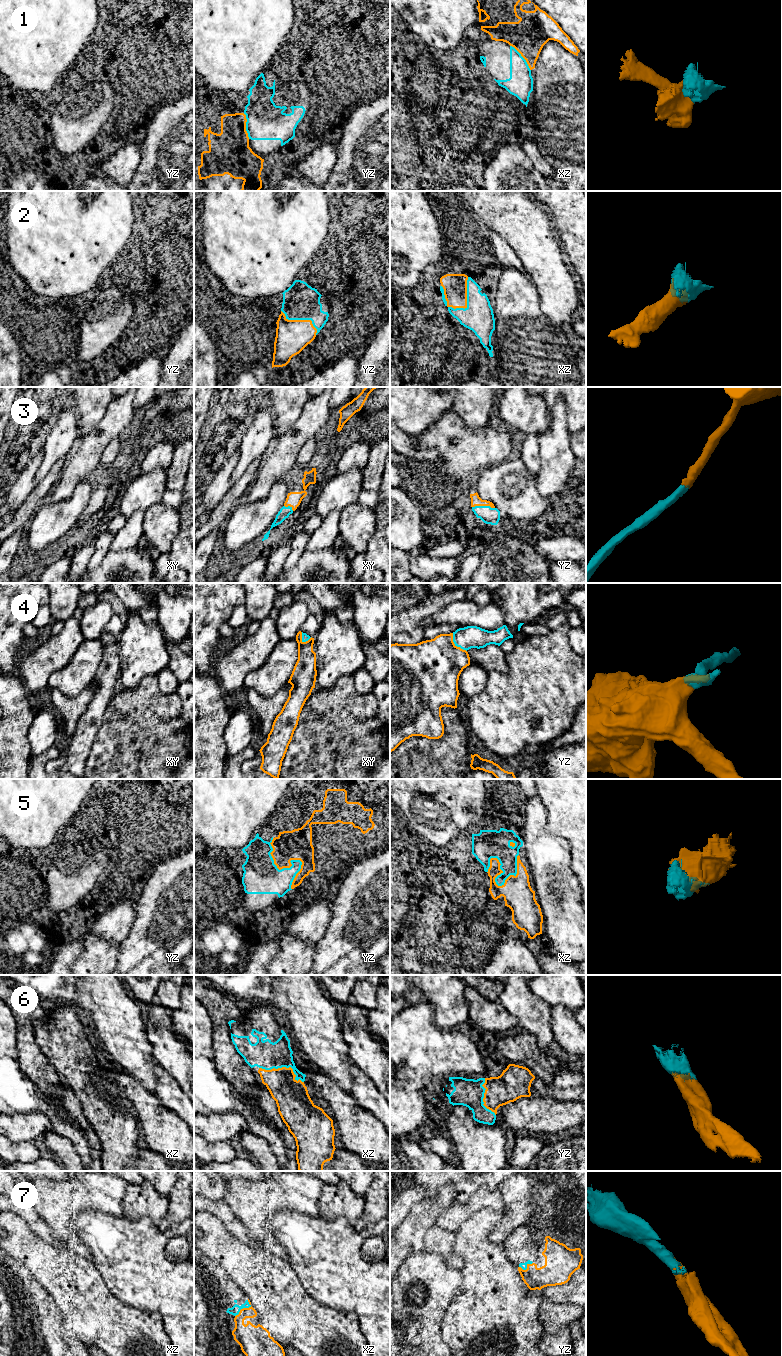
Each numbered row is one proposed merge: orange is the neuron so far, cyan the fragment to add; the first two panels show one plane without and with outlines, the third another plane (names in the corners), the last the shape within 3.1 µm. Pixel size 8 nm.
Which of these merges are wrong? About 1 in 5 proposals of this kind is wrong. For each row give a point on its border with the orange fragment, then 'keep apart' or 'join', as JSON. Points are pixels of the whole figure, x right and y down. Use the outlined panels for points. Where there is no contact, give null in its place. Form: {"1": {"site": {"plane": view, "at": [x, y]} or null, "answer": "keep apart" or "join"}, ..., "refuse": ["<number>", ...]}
{"1": {"site": {"plane": "xz", "at": [522, 56]}, "answer": "keep apart"}, "2": {"site": {"plane": "xz", "at": [466, 301]}, "answer": "join"}, "3": {"site": {"plane": "yz", "at": [483, 505]}, "answer": "join"}, "4": {"site": {"plane": "yz", "at": [454, 644]}, "answer": "join"}, "5": {"site": {"plane": "xz", "at": [517, 873]}, "answer": "join"}, "6": {"site": {"plane": "xz", "at": [284, 1067]}, "answer": "join"}, "7": {"site": {"plane": "xz", "at": [244, 1308]}, "answer": "join"}, "refuse": ["1"]}

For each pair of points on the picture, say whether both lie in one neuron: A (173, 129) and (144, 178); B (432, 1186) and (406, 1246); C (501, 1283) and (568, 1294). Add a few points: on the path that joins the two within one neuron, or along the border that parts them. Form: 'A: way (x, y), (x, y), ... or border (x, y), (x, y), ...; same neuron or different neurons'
A: way (171, 141), (155, 157), (155, 166); same neuron
B: border (454, 1188), (449, 1184), (445, 1184), (432, 1197); different neurons
C: border (540, 1290), (544, 1296); different neurons

